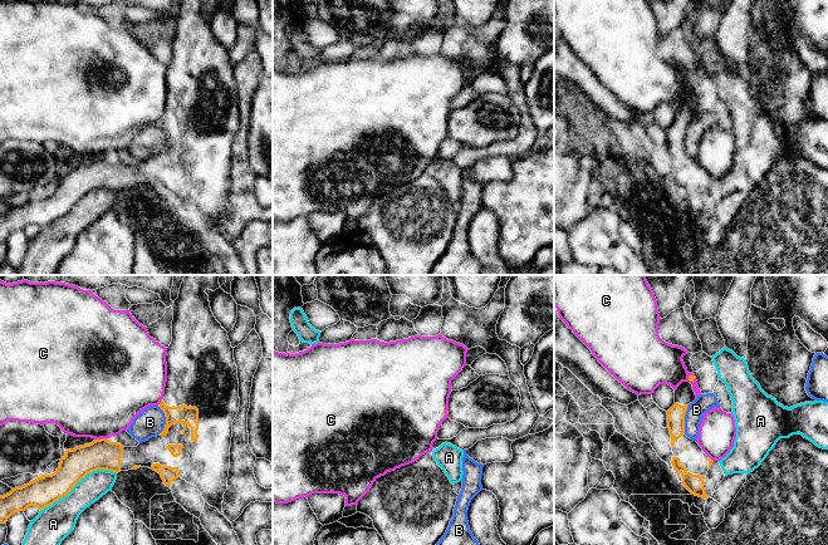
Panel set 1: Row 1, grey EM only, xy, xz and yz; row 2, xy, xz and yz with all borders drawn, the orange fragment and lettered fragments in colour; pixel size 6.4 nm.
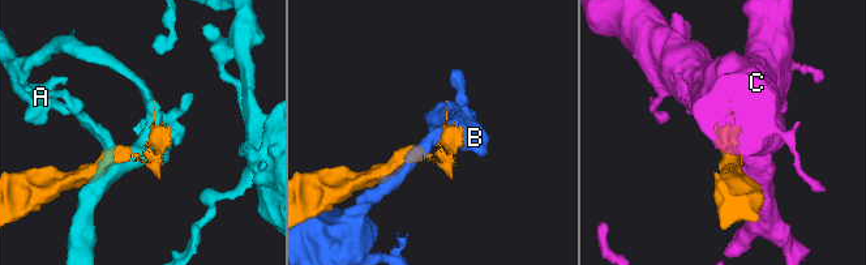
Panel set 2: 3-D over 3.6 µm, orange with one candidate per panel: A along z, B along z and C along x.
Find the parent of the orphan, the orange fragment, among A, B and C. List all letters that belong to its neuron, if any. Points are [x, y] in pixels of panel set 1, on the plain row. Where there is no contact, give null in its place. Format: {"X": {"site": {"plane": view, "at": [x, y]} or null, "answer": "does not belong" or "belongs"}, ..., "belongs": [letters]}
{"A": {"site": {"plane": "xy", "at": [78, 200]}, "answer": "does not belong"}, "B": {"site": {"plane": "xy", "at": [166, 141]}, "answer": "does not belong"}, "C": {"site": {"plane": "xy", "at": [101, 157]}, "answer": "does not belong"}, "belongs": []}

